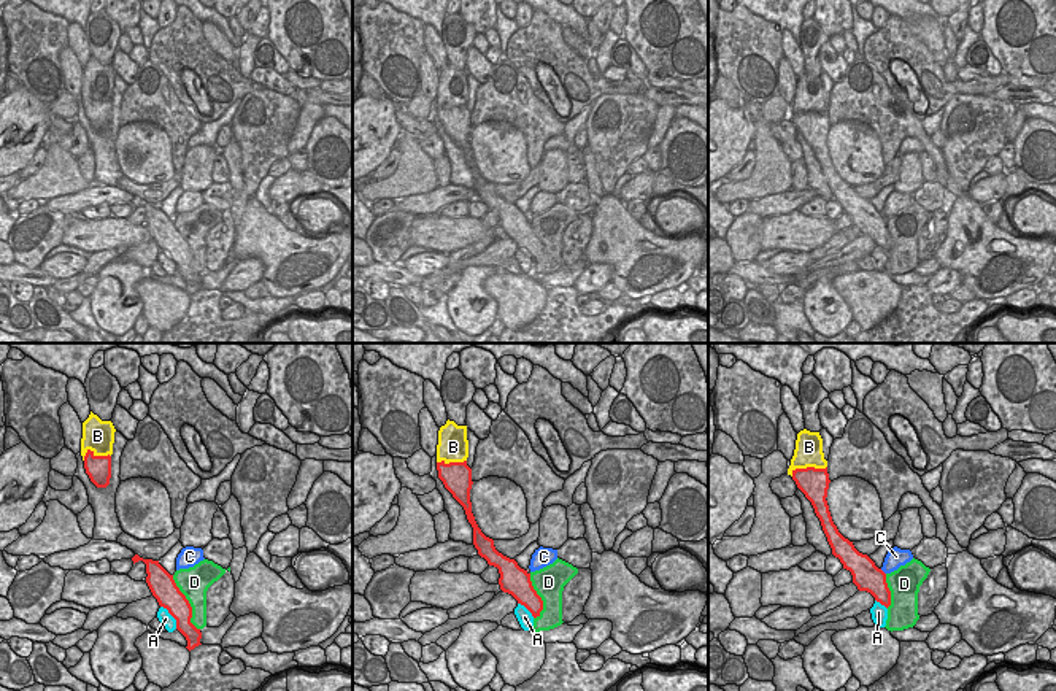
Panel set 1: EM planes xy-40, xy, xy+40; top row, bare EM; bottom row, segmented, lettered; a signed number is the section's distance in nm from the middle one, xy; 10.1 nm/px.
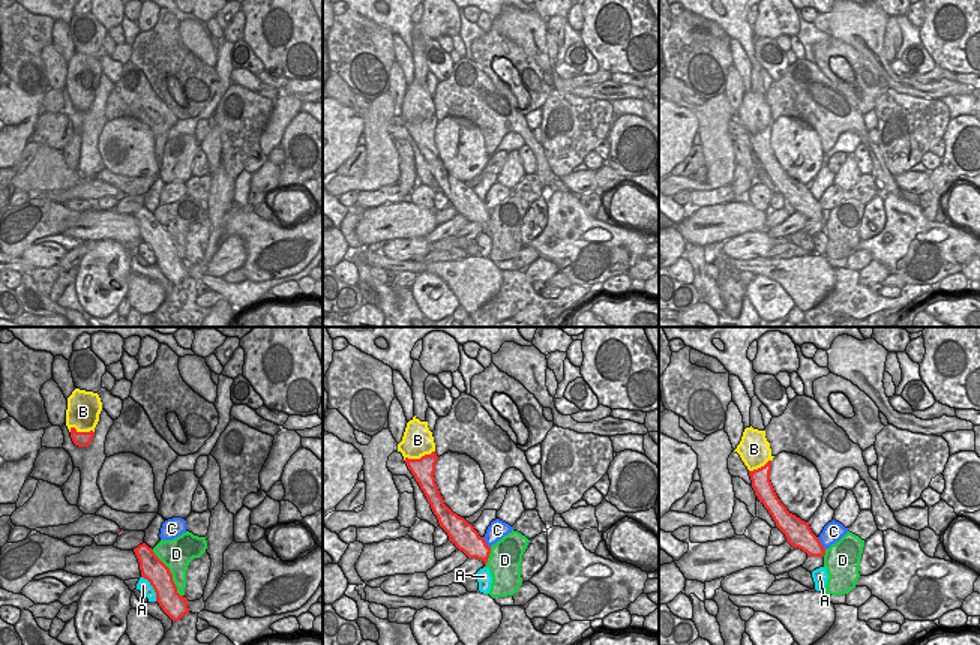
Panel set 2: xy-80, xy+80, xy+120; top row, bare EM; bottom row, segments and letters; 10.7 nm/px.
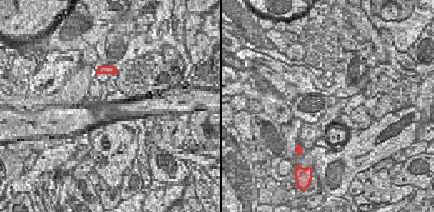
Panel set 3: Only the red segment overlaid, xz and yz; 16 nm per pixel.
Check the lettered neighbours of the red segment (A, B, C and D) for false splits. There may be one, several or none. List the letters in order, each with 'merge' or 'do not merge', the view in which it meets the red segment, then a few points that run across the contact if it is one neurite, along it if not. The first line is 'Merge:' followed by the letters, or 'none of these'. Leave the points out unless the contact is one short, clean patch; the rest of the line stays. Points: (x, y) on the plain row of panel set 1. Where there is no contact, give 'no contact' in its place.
Merge: B
A: do not merge; contact in xy-40
B: merge; contact in xy+40
C: do not merge; contact in xy+40
D: do not merge; contact in xy-40

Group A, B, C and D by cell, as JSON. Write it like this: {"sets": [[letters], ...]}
{"sets": [["A"], ["B"], ["C"], ["D"]]}

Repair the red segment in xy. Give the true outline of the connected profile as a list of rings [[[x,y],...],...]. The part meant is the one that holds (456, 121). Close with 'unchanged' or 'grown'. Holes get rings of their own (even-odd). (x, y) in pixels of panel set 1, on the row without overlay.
[[[446,65],[438,75],[437,89],[437,114],[438,122],[453,141],[464,151],[468,167],[473,172],[473,189],[478,199],[488,205],[489,210],[499,213],[499,229],[503,237],[511,238],[518,248],[524,249],[534,262],[540,261],[543,245],[532,230],[530,218],[499,197],[494,184],[486,181],[478,172],[472,157],[470,133],[472,113],[467,110],[468,84],[467,70],[457,70],[454,65]]] | grown

